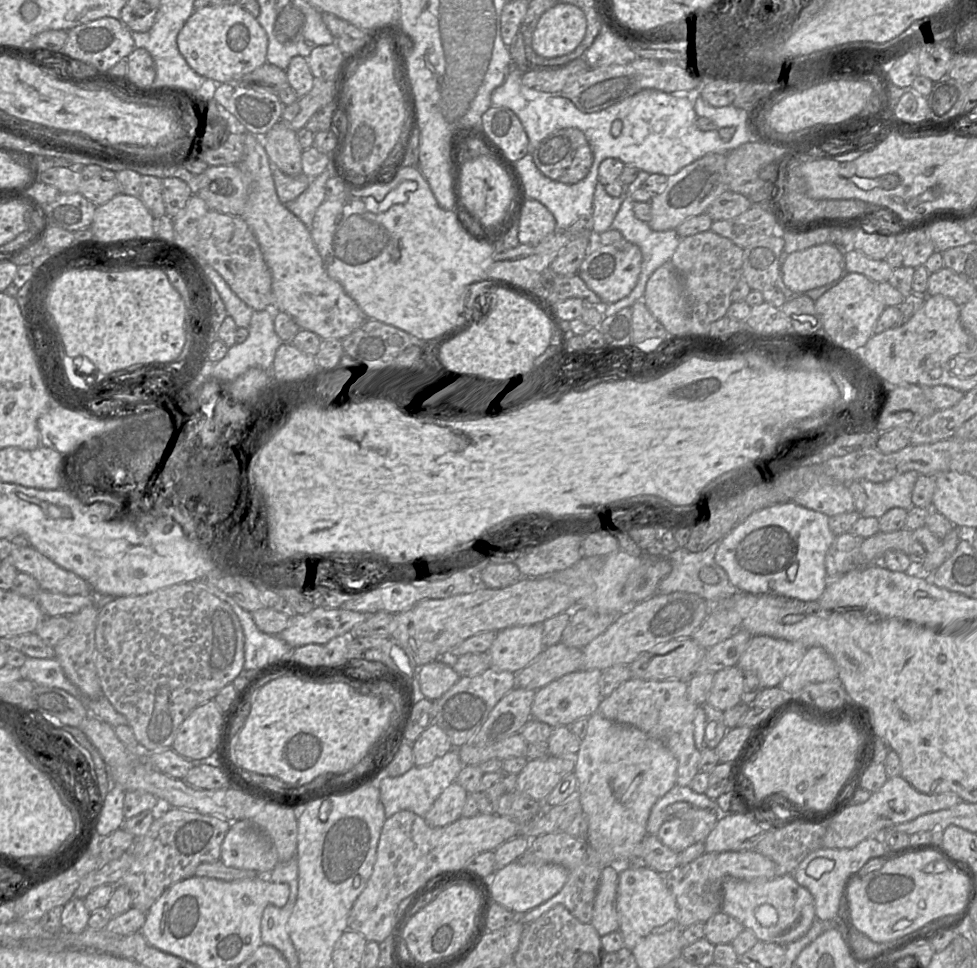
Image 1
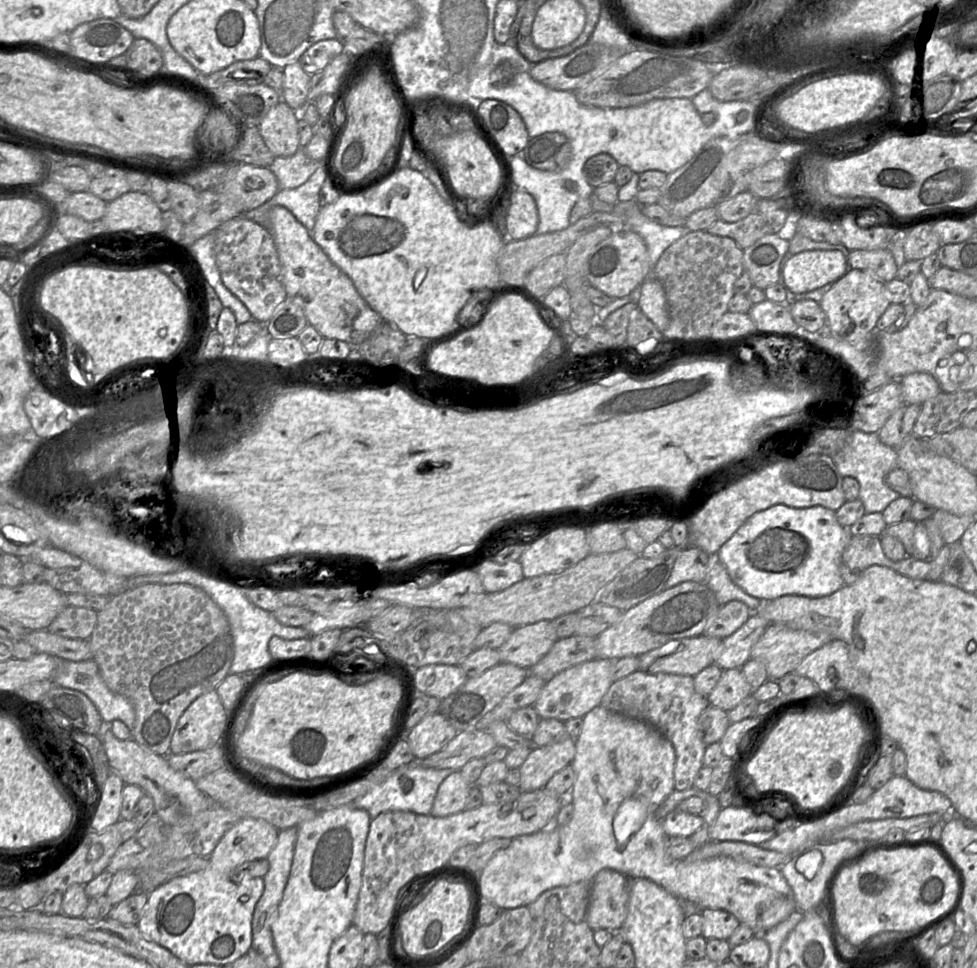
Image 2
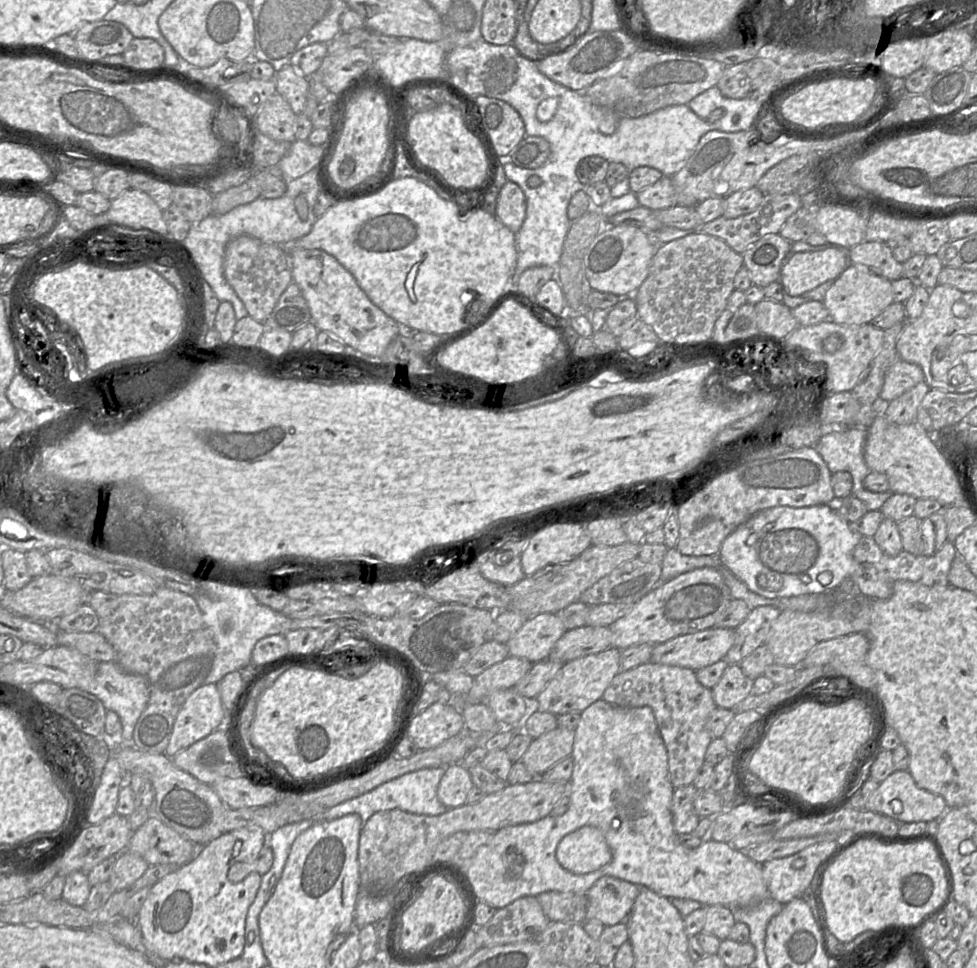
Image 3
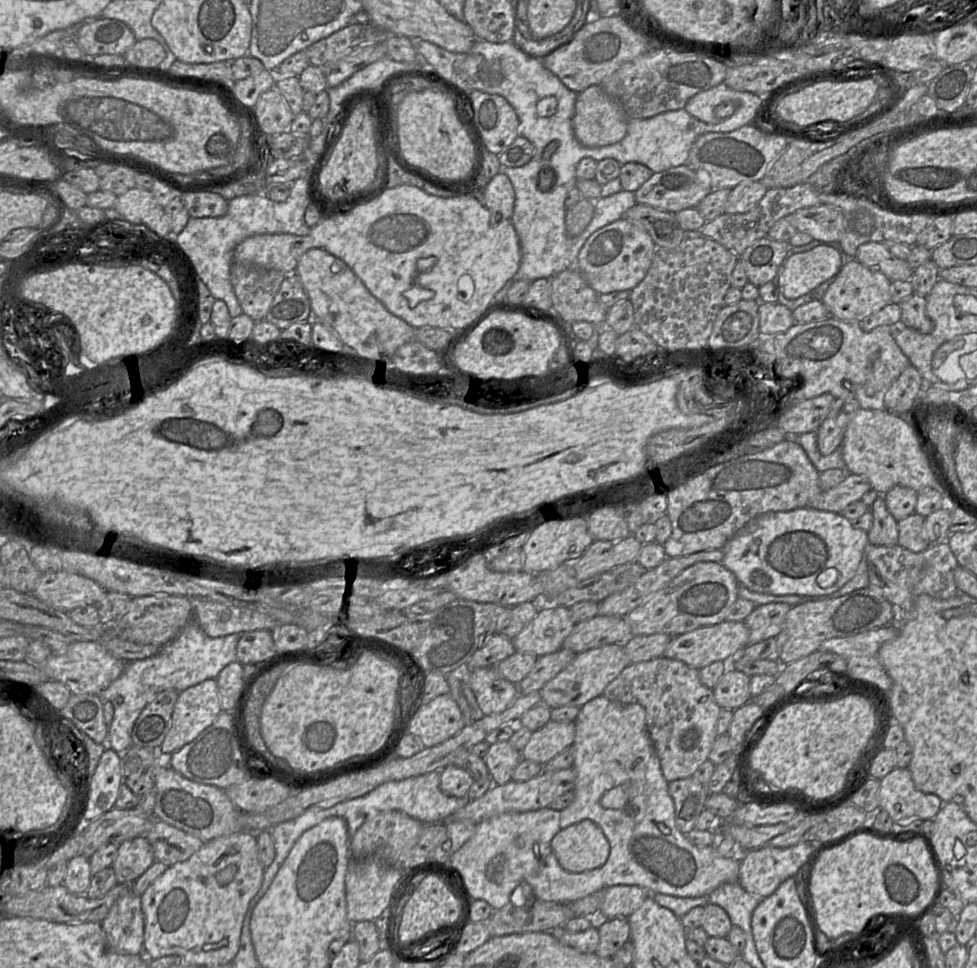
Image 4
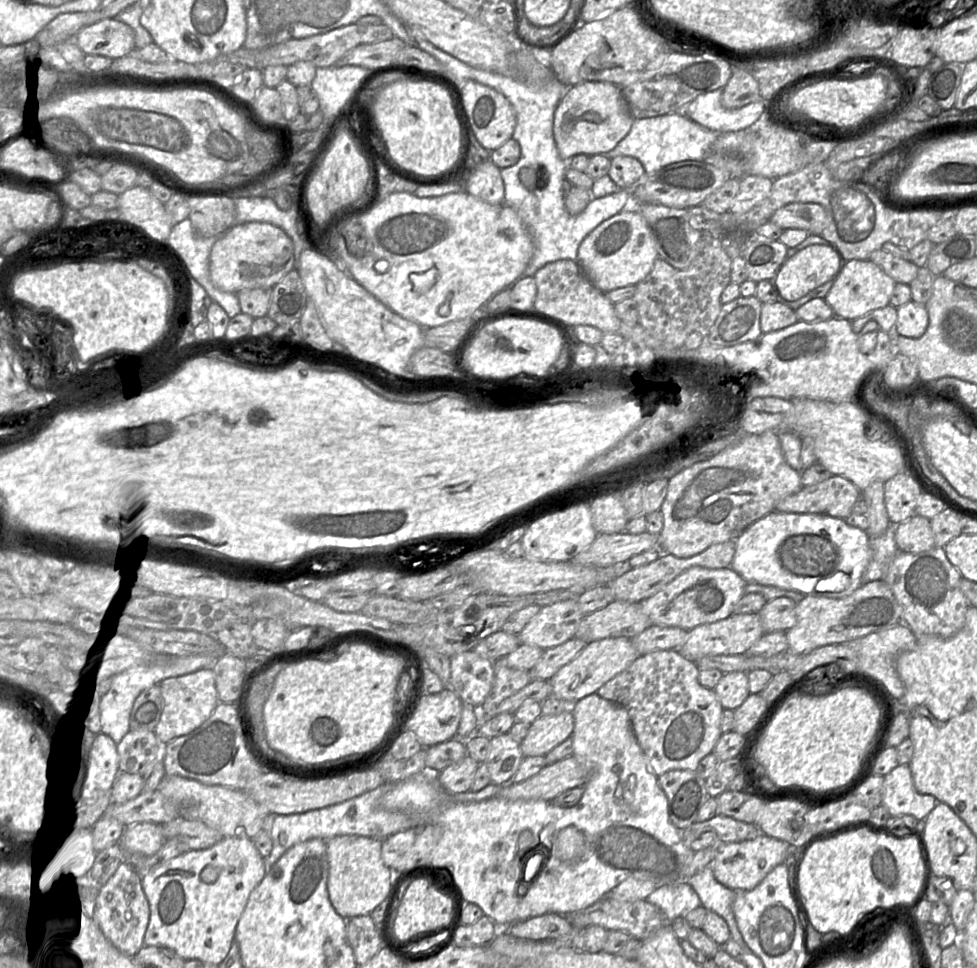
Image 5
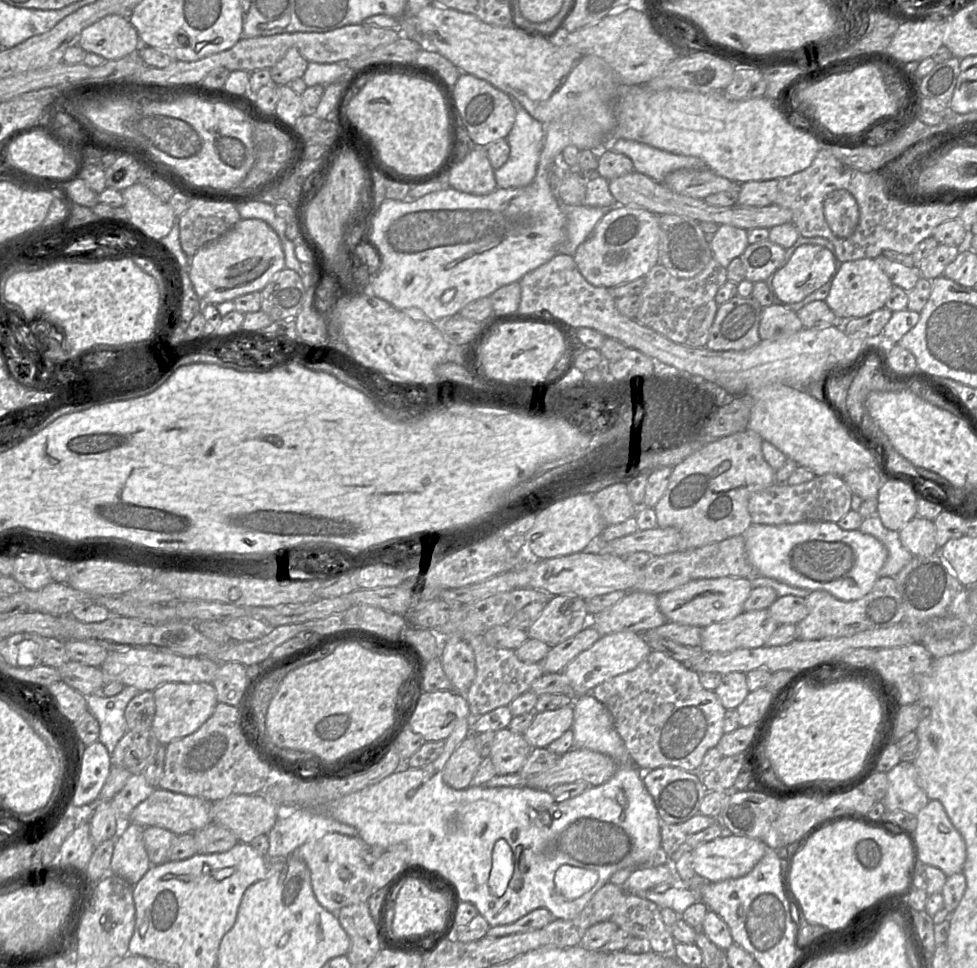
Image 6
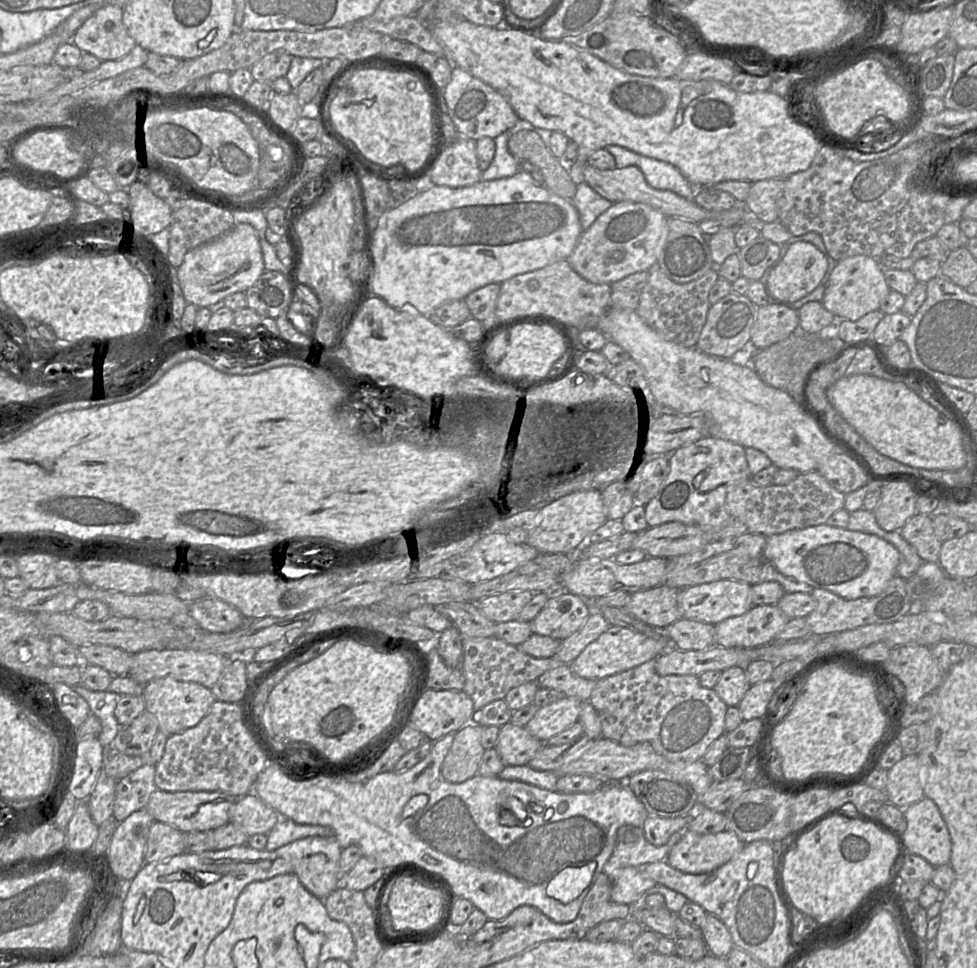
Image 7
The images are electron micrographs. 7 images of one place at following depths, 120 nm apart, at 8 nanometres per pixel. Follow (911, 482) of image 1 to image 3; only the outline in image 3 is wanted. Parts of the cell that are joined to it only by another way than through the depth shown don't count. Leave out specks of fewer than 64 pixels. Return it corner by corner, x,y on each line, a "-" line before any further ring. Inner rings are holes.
865,427
826,428
826,434
821,437
815,448
832,474
849,472
852,475
852,495
862,501
868,511
881,511
883,504
891,497
892,493
890,491
871,492
863,486
865,477
871,472
864,459
866,439
867,428

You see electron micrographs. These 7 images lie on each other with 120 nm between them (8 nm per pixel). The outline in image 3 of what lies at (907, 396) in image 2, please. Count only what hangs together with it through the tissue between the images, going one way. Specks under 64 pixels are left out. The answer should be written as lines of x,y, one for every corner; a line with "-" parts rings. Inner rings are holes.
899,358
885,375
878,405
887,404
923,381
924,373
920,366

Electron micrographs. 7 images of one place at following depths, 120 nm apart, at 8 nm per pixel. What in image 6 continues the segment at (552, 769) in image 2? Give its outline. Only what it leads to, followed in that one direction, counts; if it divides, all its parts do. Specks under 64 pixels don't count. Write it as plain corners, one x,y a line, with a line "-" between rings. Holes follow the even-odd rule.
573,705
535,713
532,723
523,736
532,748
546,748
571,729
573,722

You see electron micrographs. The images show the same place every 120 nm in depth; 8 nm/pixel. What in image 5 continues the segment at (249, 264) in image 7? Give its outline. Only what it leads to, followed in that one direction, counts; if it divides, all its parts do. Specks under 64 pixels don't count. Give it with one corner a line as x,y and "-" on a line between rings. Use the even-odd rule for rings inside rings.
246,222
230,228
213,245
209,272
215,287
238,293
243,289
272,289
294,269
293,242
277,226
266,222

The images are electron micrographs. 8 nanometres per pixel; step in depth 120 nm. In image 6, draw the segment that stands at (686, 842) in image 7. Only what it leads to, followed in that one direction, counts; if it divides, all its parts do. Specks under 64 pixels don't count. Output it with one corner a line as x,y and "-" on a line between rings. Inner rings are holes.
723,831
721,837
700,844
691,851
693,869
698,876
710,882
740,878
752,871
767,849
770,848
759,839
736,836
729,831

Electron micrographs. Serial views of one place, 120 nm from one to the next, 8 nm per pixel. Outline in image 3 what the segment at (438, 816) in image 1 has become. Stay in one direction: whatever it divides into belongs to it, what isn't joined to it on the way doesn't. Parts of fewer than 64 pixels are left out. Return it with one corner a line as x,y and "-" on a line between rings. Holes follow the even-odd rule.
453,763
445,767
437,796
447,808
455,808
466,804
466,798
473,786
468,769
462,763

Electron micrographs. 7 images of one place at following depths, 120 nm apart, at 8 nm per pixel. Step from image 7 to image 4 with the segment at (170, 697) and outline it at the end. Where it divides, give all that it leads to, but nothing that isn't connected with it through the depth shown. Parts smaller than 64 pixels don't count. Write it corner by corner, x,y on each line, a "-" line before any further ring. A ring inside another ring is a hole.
209,678
179,692
171,716
171,727
161,752
173,753
192,742
212,725
221,711
216,679

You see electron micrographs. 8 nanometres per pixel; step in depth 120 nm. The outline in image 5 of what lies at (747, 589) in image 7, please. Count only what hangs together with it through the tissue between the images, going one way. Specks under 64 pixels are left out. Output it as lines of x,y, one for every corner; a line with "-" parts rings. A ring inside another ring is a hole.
694,566
643,600
641,605
652,625
690,631
699,625
714,623
733,614
736,604
745,594
746,585
747,582
731,567
708,569

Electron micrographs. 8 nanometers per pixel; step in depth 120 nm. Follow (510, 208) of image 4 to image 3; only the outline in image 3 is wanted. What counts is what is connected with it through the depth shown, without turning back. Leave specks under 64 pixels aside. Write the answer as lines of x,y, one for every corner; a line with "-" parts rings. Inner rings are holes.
507,181
501,188
496,205
496,217
512,232
516,233
526,216
526,199
522,189

